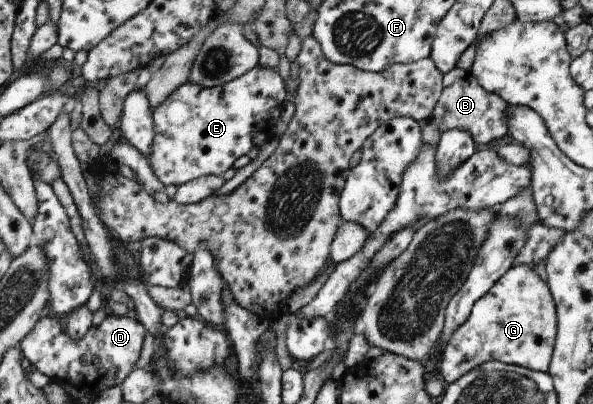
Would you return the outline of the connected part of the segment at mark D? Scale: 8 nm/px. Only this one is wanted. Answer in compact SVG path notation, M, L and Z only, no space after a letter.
M107 314L100 324L88 328L86 336L83 336L84 340L78 340L76 344L82 348L82 358L92 358L92 364L98 364L106 370L104 374L108 374L110 368L112 386L120 386L124 378L134 370L133 366L137 362L145 333L144 326L133 315L123 317Z

